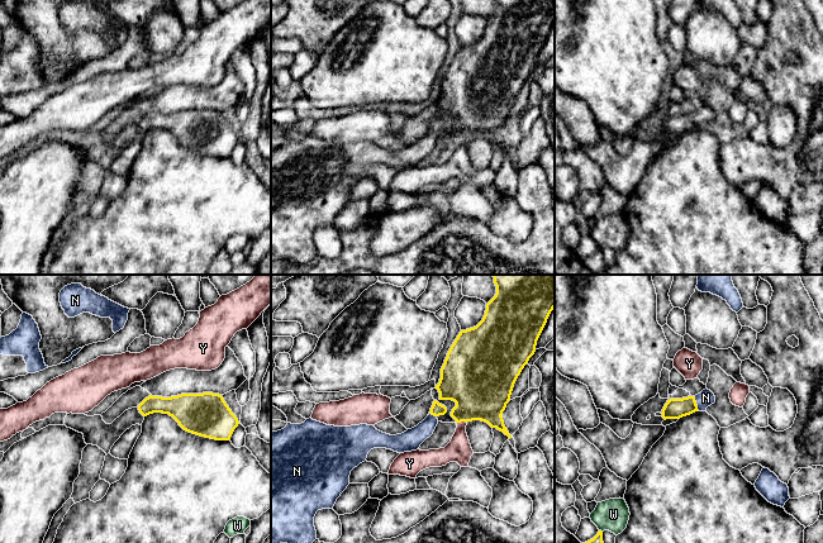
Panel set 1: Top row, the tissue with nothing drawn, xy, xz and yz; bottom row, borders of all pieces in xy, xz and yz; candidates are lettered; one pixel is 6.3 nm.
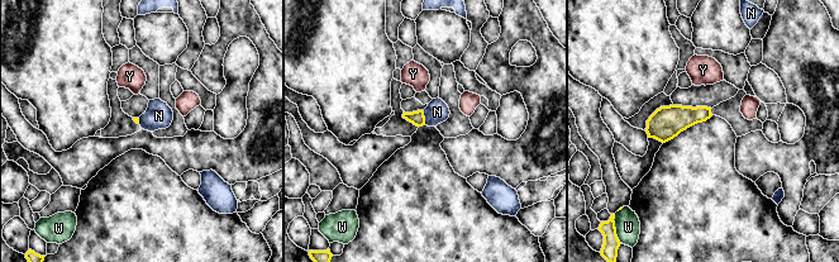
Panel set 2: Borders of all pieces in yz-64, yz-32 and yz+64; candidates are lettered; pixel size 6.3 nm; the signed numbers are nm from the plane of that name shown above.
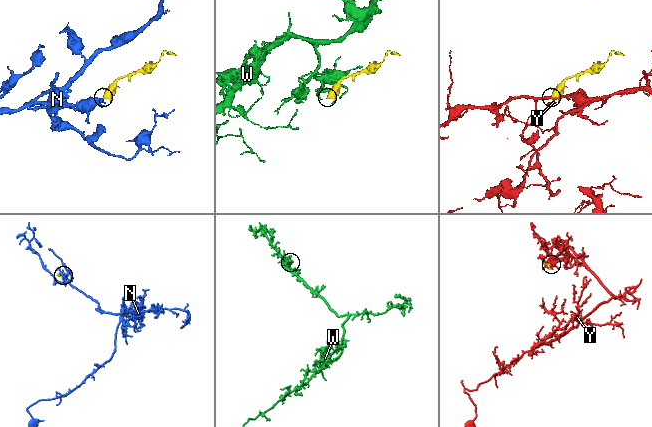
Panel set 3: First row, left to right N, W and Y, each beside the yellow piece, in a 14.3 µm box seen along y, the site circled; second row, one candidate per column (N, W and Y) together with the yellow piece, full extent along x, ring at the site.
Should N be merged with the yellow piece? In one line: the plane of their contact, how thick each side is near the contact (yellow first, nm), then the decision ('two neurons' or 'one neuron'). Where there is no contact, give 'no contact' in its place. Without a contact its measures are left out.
meets yellow in yz; 130 nm thick on the yellow side, 100 nm on the other; one neuron

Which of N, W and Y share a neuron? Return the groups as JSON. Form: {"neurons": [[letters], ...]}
{"neurons": [["N"], ["W"], ["Y"]]}

